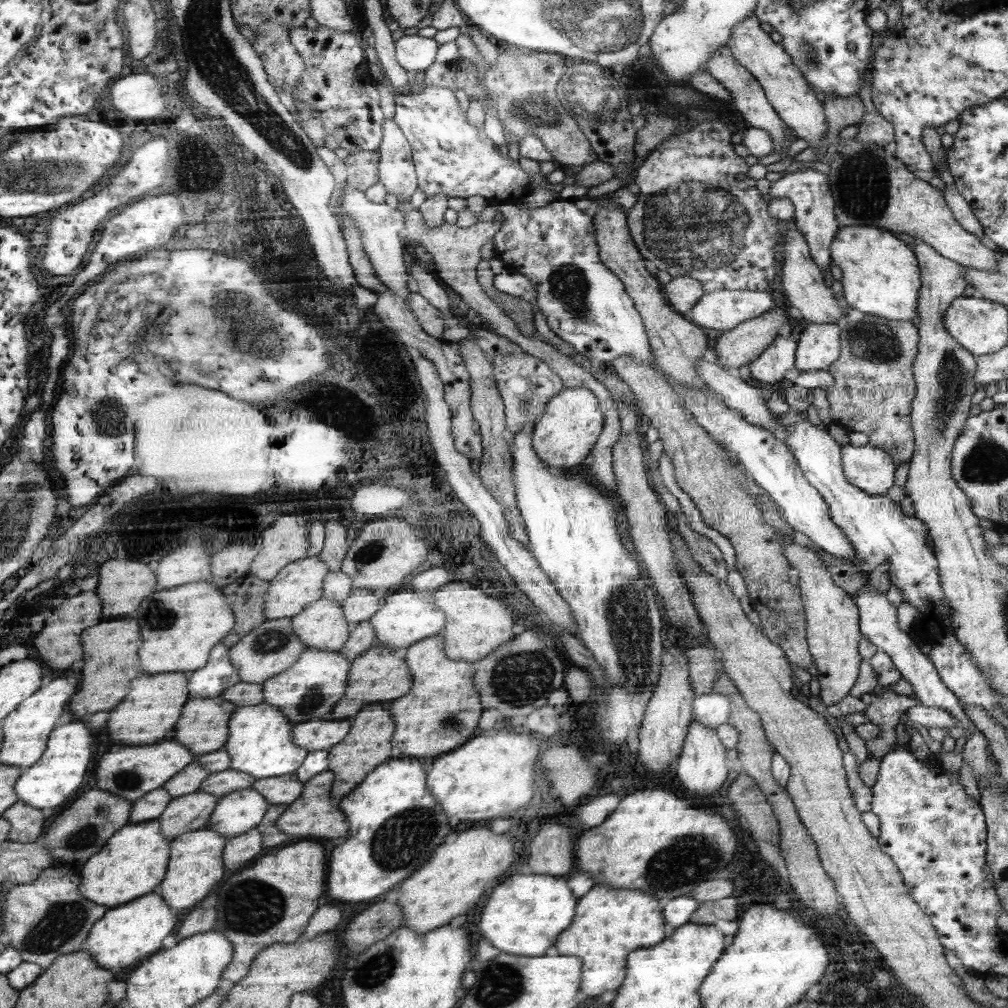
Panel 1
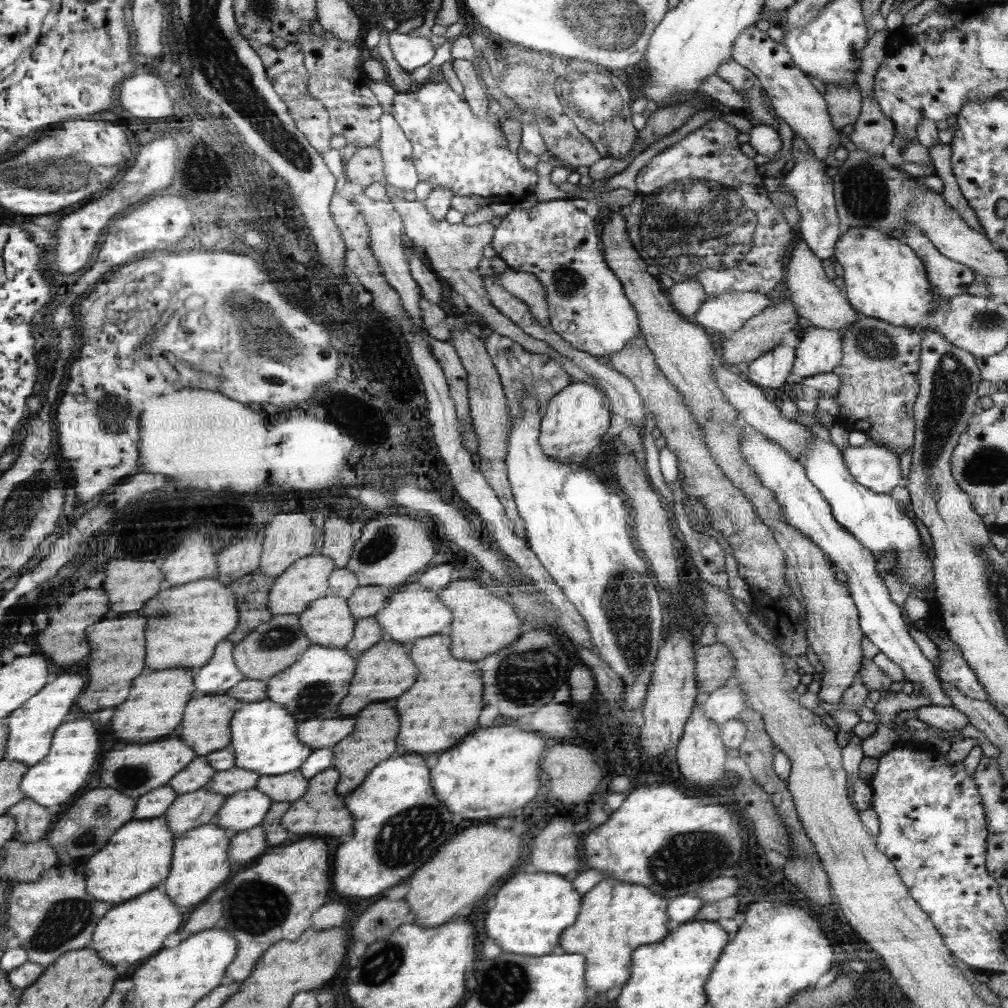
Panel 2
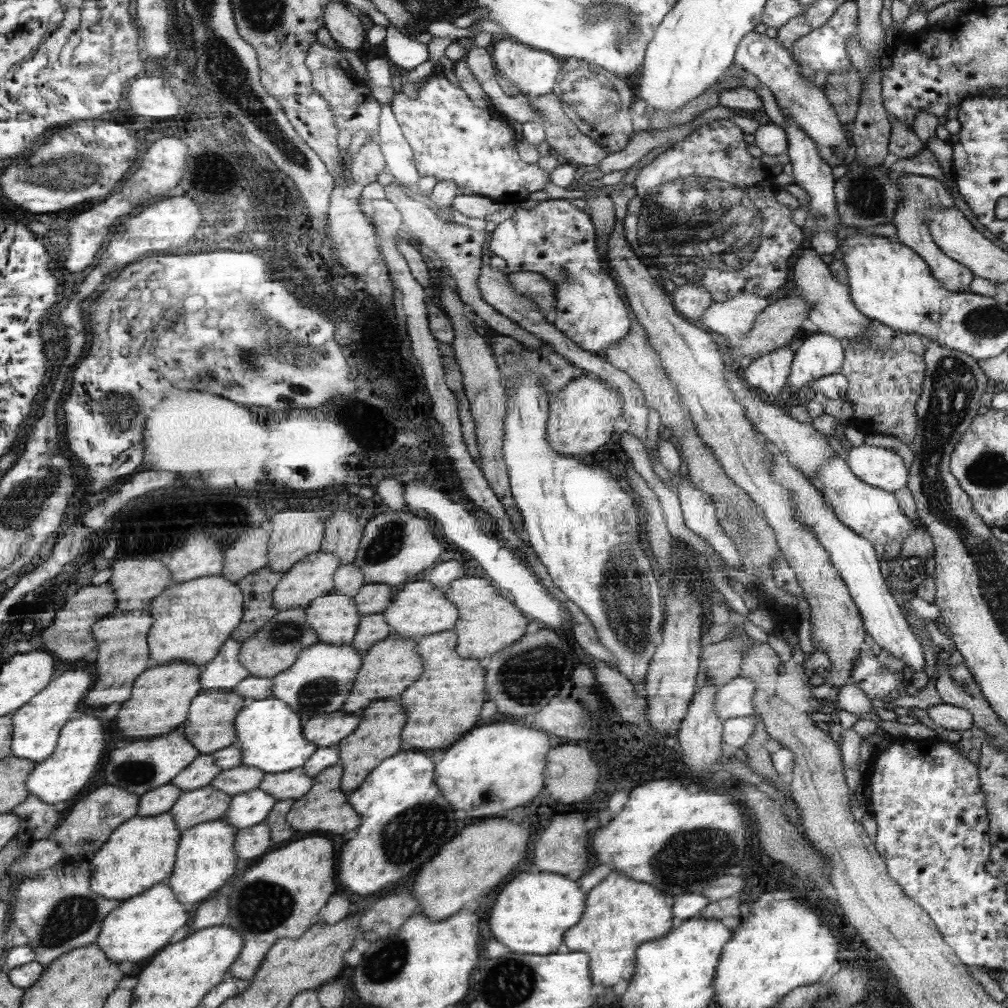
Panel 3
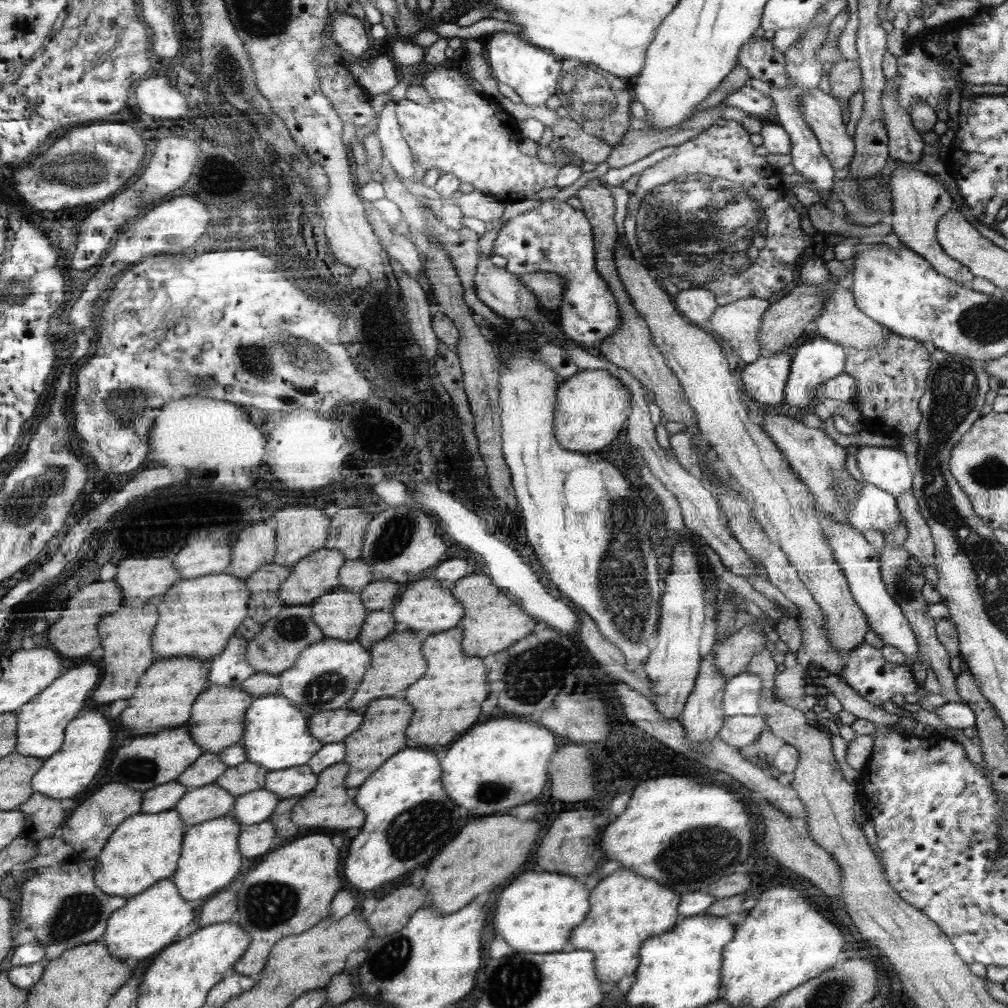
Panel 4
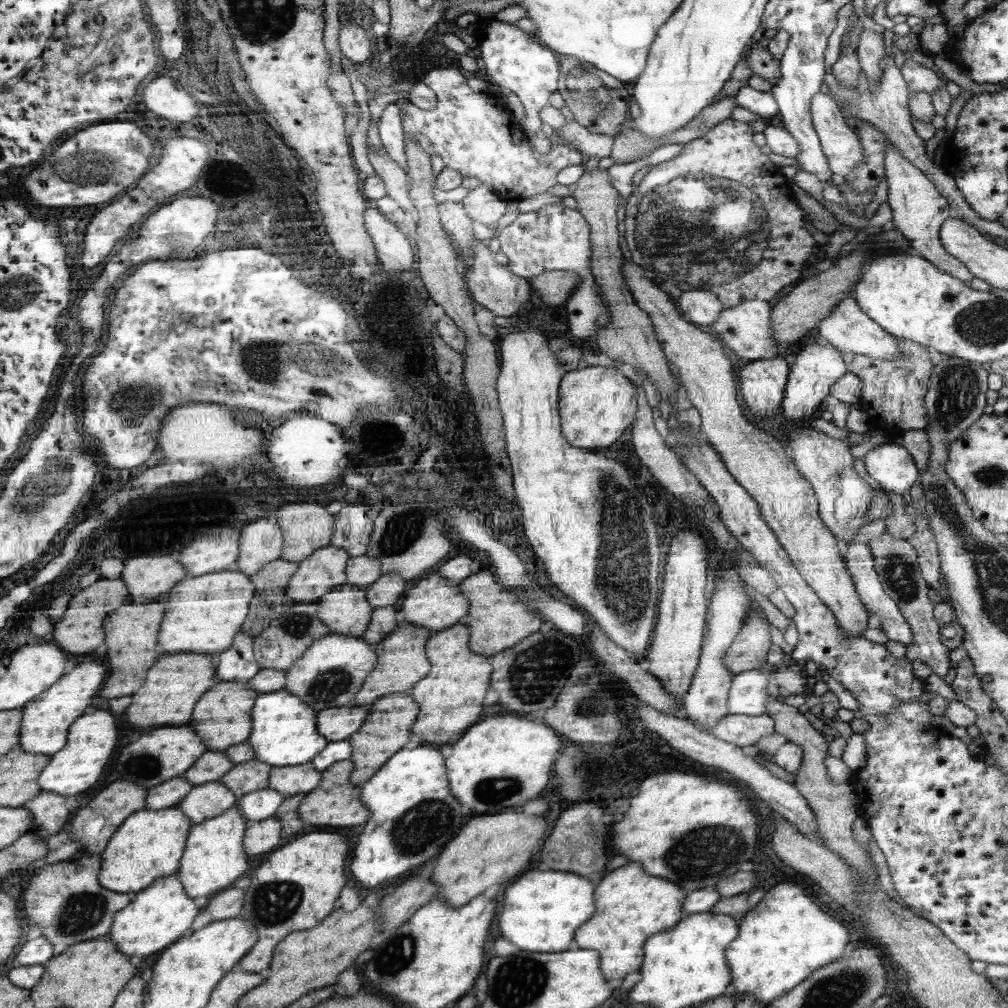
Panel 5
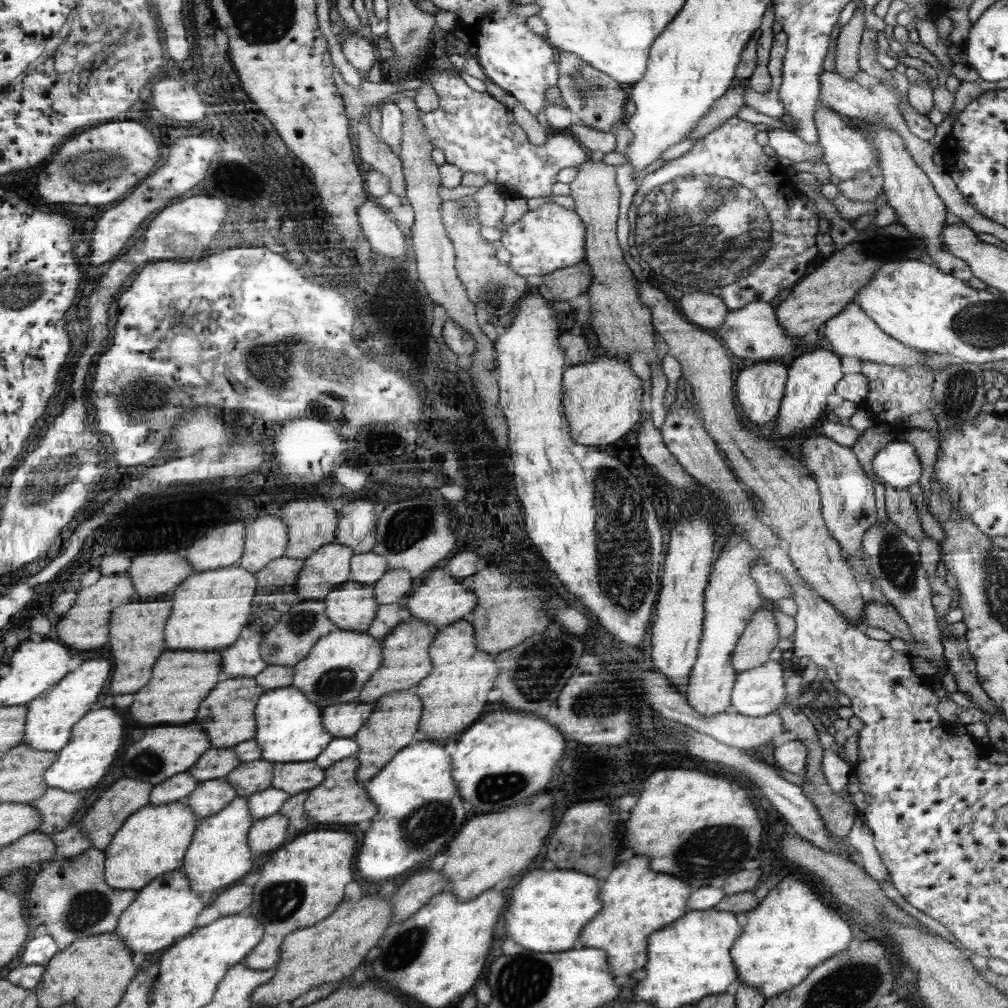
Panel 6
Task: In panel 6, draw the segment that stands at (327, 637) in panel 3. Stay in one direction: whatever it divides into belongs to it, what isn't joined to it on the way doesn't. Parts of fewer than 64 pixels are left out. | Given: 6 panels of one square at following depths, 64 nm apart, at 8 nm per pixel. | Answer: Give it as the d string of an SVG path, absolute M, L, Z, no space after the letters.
M344 582L324 598L326 615L341 630L366 633L376 620L379 608L373 585L360 582Z

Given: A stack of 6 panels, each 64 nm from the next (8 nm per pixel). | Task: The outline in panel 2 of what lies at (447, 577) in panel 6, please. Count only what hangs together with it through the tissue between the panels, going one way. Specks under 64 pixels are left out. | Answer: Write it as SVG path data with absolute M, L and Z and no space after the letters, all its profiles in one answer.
M408 583L396 592L388 594L386 606L375 614L380 624L381 640L379 642L396 642L406 645L418 639L435 635L449 635L453 622L453 611L442 603L438 594L422 587L421 583Z

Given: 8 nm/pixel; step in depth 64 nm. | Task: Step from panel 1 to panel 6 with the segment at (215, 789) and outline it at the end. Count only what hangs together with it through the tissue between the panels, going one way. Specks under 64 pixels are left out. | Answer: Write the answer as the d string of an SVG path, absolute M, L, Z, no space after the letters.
M262 758L243 762L226 778L234 786L237 796L249 797L254 793L272 787L274 765L274 762Z

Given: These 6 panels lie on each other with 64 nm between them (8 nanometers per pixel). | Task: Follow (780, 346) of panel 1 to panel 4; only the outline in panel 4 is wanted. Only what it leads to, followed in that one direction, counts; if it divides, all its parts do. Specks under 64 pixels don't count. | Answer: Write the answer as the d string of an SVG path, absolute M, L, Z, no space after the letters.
M786 349L768 358L758 358L747 364L741 373L745 392L757 406L776 407L784 400L784 392L792 368L790 354Z

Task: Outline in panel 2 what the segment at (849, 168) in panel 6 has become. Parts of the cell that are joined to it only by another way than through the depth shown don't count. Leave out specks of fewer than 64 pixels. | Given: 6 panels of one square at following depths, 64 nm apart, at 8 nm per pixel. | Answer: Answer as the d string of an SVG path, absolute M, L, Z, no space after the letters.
M755 24L750 25L750 28L746 28L745 32L738 36L733 49L733 59L757 75L776 114L790 126L794 134L809 144L816 158L823 160L828 157L832 144L842 146L841 131L832 122L824 95L816 90L810 76L793 61L793 56L784 44L776 44L766 32L759 30Z

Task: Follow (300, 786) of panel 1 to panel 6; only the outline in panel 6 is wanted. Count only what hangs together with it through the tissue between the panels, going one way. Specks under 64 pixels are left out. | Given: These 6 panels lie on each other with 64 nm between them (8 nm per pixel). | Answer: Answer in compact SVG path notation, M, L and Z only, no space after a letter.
M315 761L275 763L272 787L278 787L289 795L300 794L322 785L325 772L326 769Z

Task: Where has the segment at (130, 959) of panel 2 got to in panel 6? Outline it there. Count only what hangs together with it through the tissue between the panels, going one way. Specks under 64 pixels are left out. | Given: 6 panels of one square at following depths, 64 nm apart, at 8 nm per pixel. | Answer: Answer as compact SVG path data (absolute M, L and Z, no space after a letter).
M177 869L154 878L137 896L137 900L121 914L122 924L116 928L116 934L122 934L133 954L150 954L162 948L168 948L176 938L190 935L196 928L196 918L202 912L202 895L194 891L189 876Z

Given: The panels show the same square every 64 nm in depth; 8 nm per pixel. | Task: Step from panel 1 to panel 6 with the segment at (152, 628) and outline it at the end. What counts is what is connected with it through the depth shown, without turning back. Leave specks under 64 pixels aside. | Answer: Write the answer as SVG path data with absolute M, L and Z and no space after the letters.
M234 566L219 570L210 570L204 573L190 574L186 582L177 586L173 591L170 602L173 612L170 613L170 626L165 625L166 642L170 642L170 650L204 650L214 652L234 645L240 635L251 622L252 602L257 595L257 580L254 572L245 570L244 567Z

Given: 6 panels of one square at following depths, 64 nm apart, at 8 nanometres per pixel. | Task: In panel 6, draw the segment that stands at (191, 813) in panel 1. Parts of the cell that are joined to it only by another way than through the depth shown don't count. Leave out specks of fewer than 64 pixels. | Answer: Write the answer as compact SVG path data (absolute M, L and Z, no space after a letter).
M225 777L198 783L185 802L193 808L194 814L201 820L218 814L236 797L234 786Z

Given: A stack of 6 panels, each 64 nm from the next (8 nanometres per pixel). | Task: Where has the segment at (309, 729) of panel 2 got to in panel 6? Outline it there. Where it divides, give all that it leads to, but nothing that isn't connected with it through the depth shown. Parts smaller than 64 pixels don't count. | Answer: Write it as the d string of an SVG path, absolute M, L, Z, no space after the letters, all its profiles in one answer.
M358 700L326 707L322 710L325 728L333 738L353 738L373 714L372 703L362 703Z

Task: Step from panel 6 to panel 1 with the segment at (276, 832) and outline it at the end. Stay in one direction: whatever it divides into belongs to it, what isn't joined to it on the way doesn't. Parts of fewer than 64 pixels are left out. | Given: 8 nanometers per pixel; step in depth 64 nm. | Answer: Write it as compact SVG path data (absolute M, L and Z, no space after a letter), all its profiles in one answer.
M248 830L244 834L227 838L224 845L224 868L227 870L240 870L240 866L246 866L248 862L253 862L256 856L264 848L262 834L260 830Z

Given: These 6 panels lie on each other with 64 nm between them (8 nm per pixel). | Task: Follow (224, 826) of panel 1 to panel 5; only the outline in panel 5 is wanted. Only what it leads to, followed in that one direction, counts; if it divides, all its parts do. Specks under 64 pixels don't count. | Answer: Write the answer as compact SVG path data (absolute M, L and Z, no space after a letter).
M268 788L242 795L237 802L246 819L261 821L274 817L277 810L284 804L285 798L281 791Z

